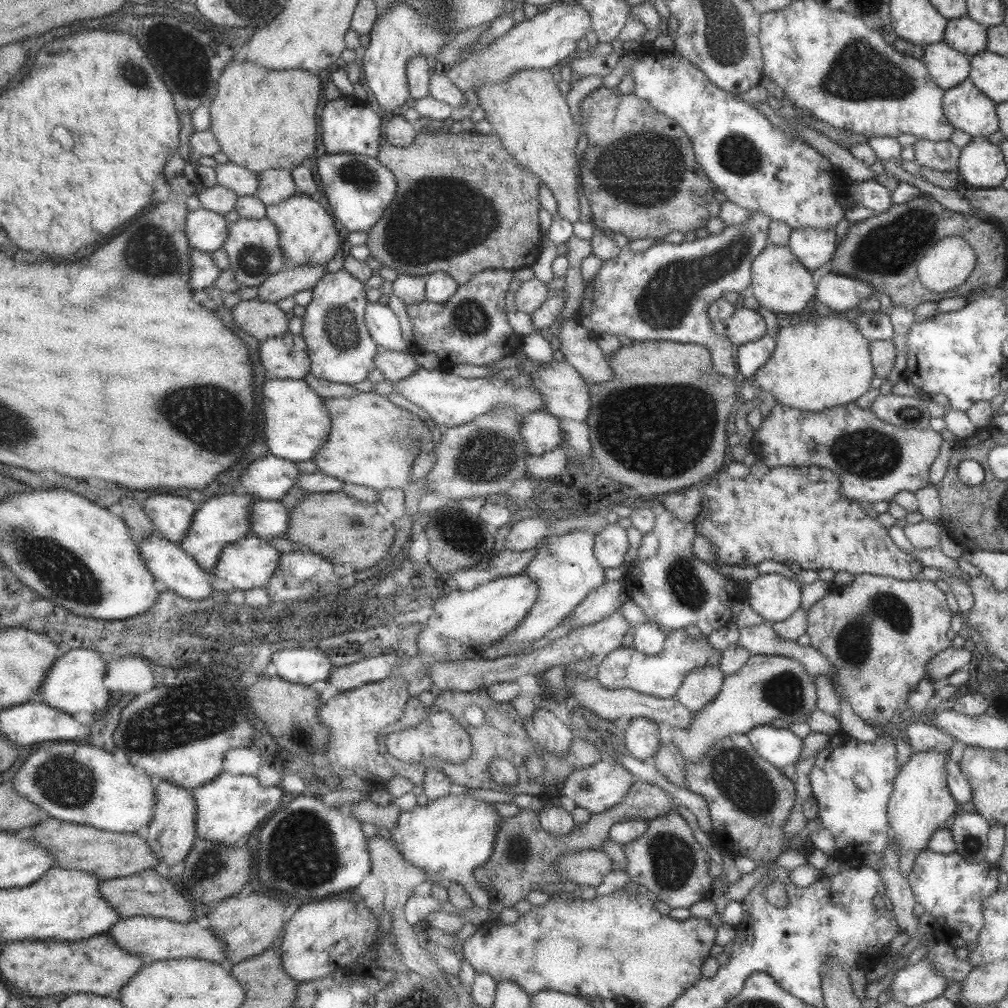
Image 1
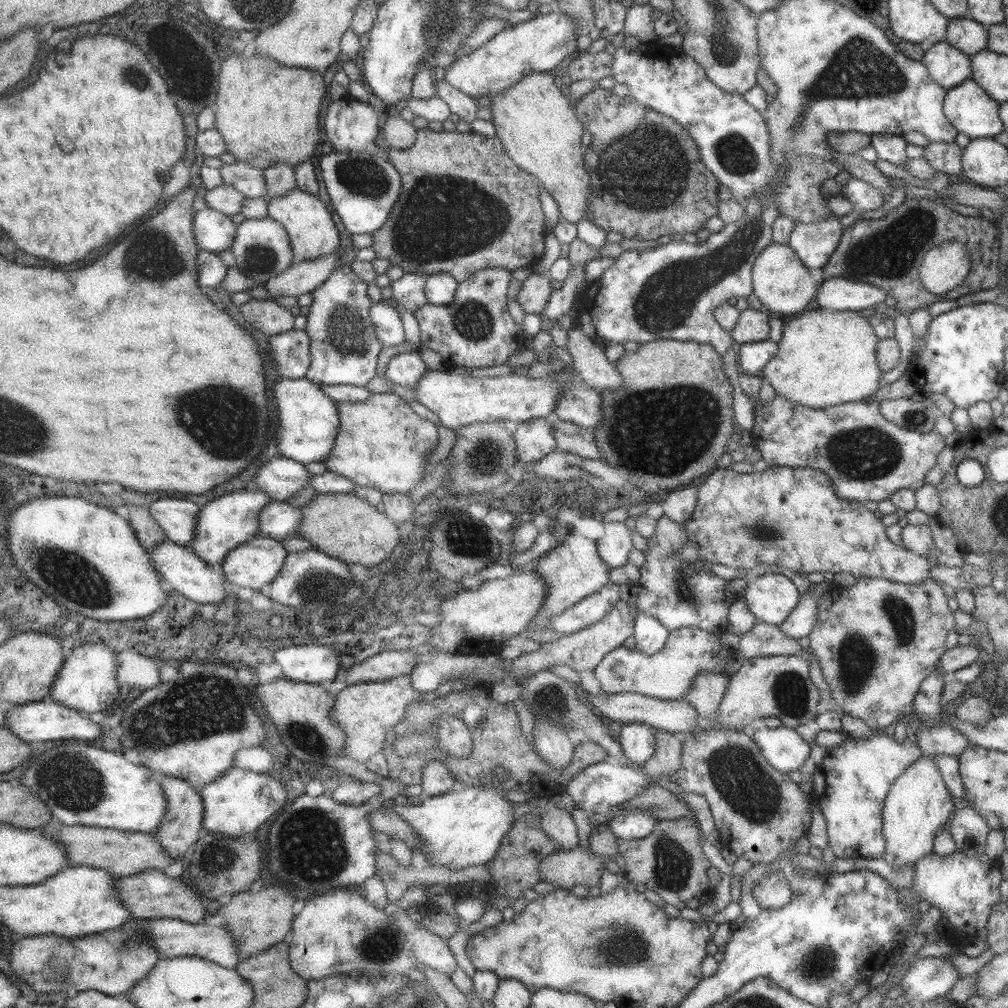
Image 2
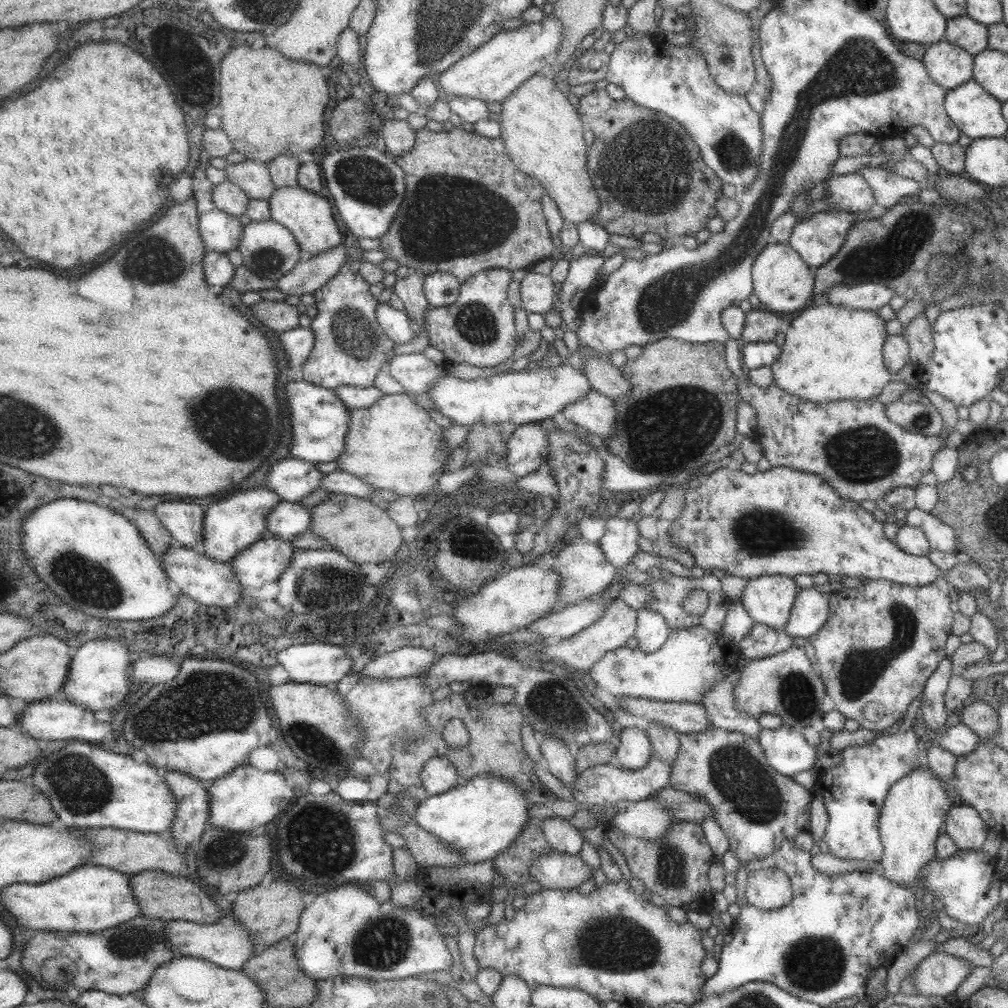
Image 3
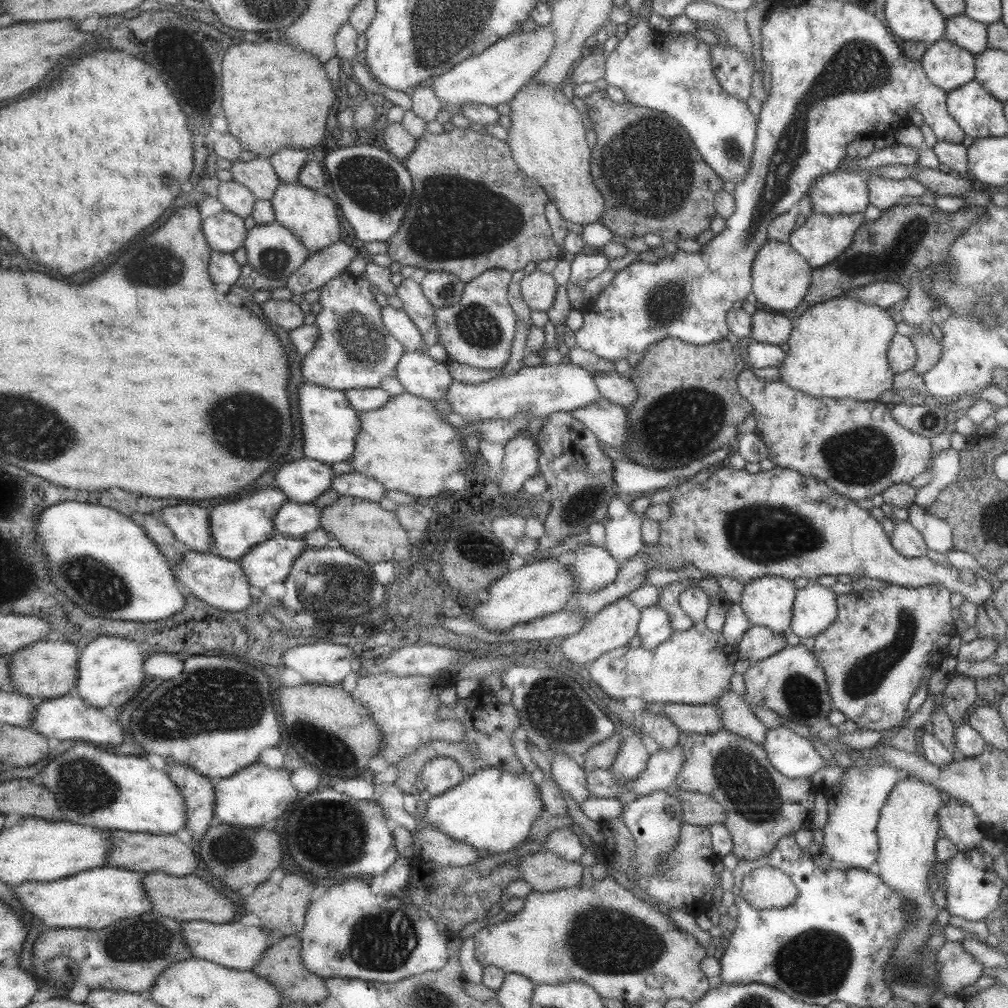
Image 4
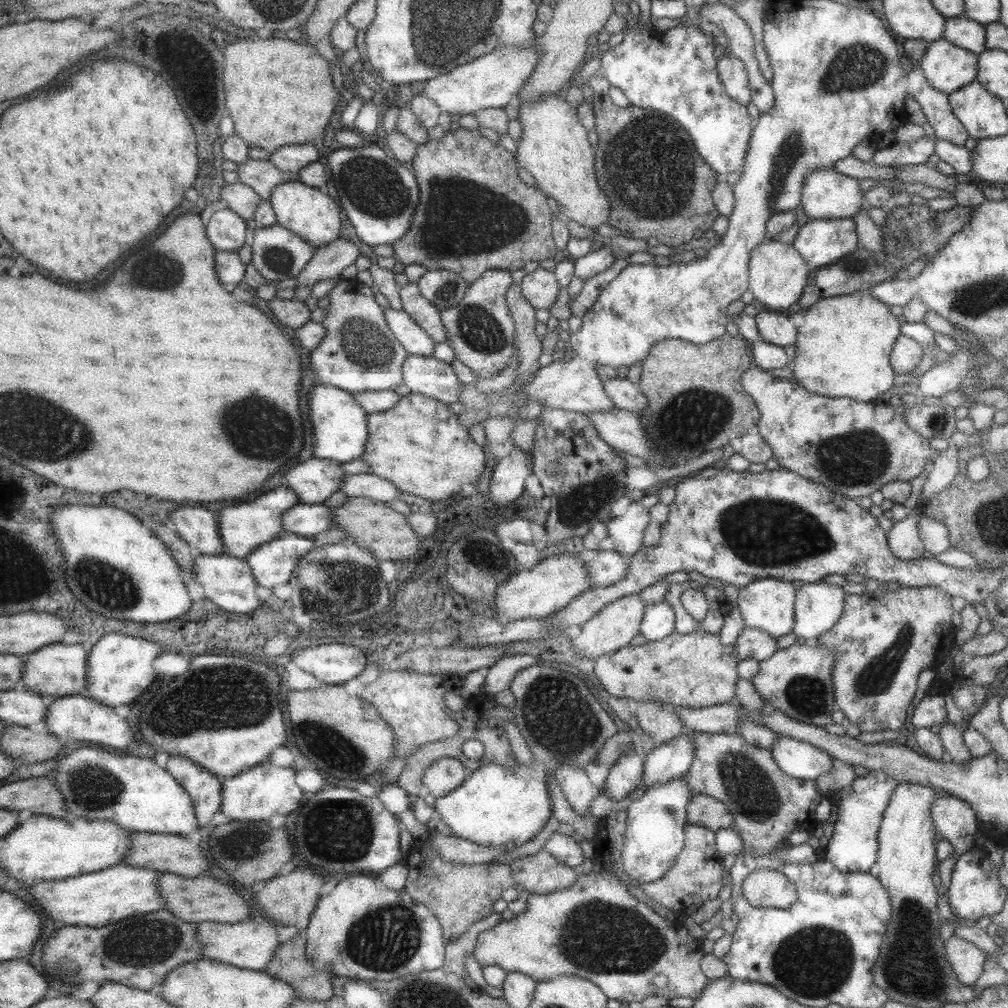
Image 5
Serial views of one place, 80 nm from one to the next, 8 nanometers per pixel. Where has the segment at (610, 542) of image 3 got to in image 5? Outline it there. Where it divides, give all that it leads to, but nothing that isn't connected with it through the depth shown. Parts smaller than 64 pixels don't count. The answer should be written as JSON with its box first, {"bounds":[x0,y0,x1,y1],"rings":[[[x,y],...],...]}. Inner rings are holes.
{"bounds":[605,496,649,558],"rings":[[[633,496],[628,509],[621,516],[605,522],[607,536],[613,541],[612,549],[627,558],[643,547],[643,530],[649,520],[648,509],[637,502]]]}

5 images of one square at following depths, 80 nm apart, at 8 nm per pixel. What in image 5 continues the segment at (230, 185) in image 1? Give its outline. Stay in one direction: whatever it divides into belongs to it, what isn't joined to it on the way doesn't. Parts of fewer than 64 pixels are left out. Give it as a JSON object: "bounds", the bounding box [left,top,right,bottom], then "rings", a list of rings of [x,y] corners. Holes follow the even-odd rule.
{"bounds":[234,159,297,201],"rings":[[[247,159],[244,163],[239,163],[234,172],[237,174],[237,180],[250,186],[263,201],[271,197],[271,191],[275,185],[297,180],[295,172],[281,172],[268,159]]]}

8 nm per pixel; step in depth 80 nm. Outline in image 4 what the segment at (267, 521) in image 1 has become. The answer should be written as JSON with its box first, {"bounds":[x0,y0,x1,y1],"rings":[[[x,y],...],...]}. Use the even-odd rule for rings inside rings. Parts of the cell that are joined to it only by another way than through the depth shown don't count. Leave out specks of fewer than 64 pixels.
{"bounds":[273,501,320,539],"rings":[[[285,501],[273,517],[275,534],[302,539],[303,535],[319,528],[320,508],[312,503]]]}

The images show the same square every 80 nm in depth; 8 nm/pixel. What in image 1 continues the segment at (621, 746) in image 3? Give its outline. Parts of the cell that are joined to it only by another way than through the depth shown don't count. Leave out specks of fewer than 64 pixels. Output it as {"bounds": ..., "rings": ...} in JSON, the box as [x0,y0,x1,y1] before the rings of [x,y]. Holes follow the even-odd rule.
{"bounds":[622,717,660,761],"rings":[[[645,717],[631,719],[623,731],[622,740],[627,754],[637,760],[645,761],[660,749],[657,723],[651,719]]]}

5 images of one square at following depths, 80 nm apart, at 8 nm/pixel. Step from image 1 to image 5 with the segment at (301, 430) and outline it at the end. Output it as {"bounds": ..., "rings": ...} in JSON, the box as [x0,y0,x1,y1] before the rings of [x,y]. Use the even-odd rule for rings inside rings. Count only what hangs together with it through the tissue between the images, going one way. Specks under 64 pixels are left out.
{"bounds":[307,383,367,464],"rings":[[[317,383],[309,388],[307,398],[307,416],[311,421],[314,440],[312,457],[339,464],[360,459],[367,436],[367,413],[355,403],[352,394]]]}

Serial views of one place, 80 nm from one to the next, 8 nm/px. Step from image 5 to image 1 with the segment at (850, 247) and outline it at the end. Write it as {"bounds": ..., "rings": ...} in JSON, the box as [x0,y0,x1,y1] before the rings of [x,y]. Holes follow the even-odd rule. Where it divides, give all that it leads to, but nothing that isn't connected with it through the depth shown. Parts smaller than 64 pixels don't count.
{"bounds":[787,228,835,271],"rings":[[[814,228],[792,229],[787,246],[797,260],[810,271],[814,271],[829,261],[835,250],[834,228],[815,230]]]}

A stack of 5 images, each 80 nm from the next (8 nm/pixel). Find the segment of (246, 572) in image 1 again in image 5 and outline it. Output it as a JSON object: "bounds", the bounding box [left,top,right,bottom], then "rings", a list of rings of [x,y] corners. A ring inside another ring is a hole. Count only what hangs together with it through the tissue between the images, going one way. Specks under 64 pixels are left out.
{"bounds":[244,533,313,589],"rings":[[[282,533],[252,550],[244,561],[251,569],[255,584],[271,589],[288,582],[298,560],[313,547],[310,538]]]}

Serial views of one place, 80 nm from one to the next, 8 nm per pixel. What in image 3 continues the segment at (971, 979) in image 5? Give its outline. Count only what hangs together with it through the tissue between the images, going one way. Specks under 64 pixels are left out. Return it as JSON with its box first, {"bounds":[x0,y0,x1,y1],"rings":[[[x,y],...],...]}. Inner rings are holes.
{"bounds":[912,953,975,999],"rings":[[[930,953],[916,964],[912,984],[919,995],[940,999],[953,997],[959,983],[975,966],[961,957]]]}

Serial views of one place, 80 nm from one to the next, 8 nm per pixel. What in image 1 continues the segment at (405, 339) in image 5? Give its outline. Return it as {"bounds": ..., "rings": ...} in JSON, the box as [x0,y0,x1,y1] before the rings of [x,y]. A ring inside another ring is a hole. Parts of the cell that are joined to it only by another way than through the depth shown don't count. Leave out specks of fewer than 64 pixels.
{"bounds":[364,301,417,354],"rings":[[[366,301],[364,321],[368,333],[379,348],[417,354],[413,345],[405,342],[398,316],[387,305]]]}

